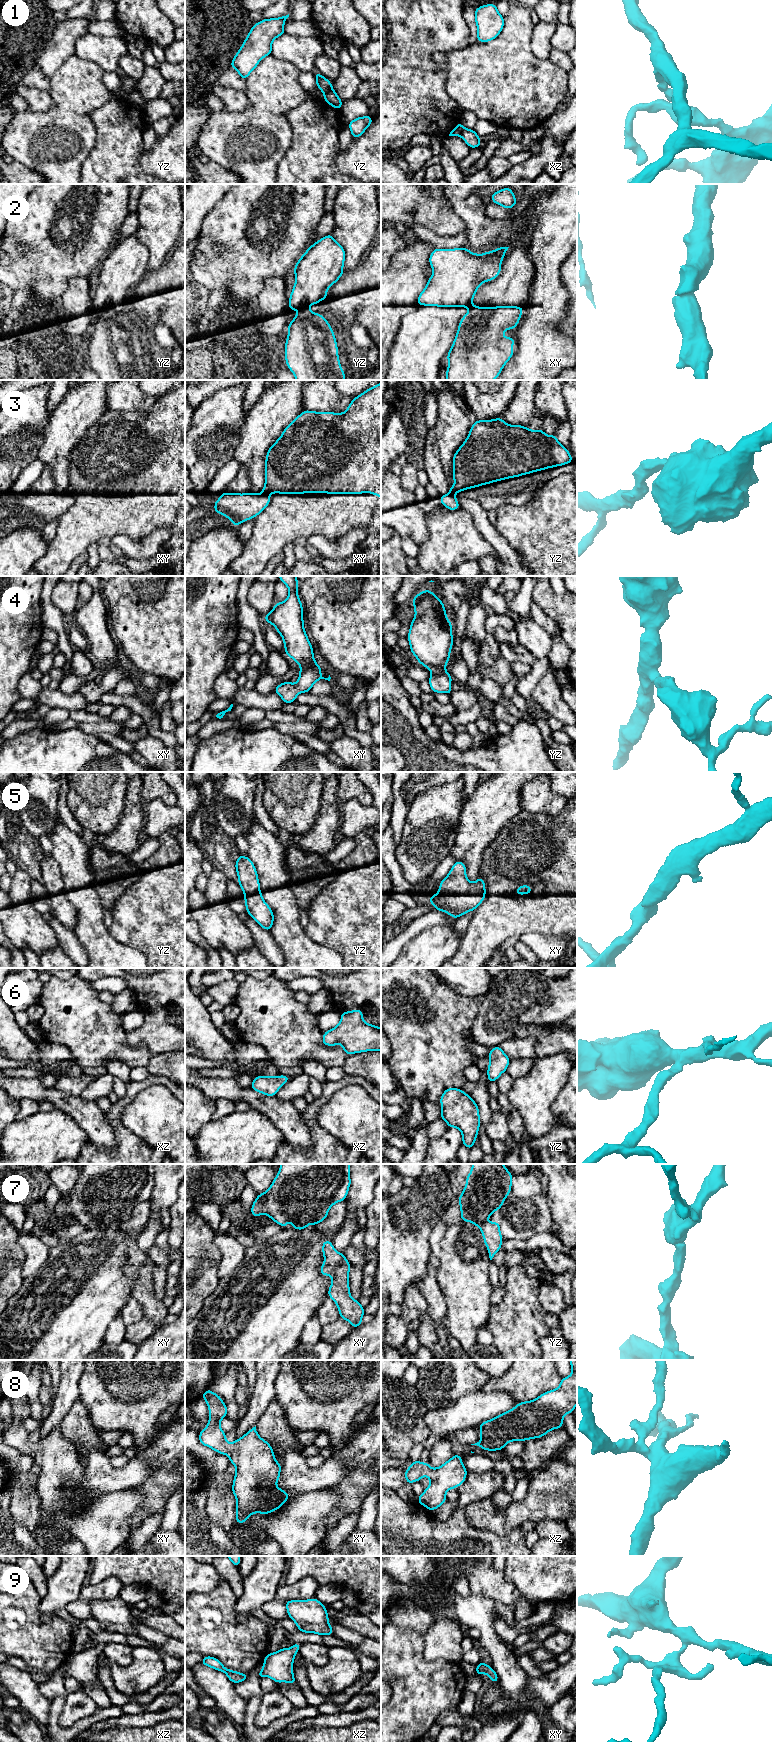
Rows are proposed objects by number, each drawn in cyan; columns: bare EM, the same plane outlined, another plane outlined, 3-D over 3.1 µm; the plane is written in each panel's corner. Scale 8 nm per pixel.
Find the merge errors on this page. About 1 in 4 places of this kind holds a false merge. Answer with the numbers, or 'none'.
1, 2, 3

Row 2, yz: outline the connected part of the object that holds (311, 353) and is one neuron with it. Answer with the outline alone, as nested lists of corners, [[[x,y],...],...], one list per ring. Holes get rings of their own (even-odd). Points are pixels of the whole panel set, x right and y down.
[[[303,307],[287,329],[285,360],[296,380],[345,380],[334,332],[322,315]]]

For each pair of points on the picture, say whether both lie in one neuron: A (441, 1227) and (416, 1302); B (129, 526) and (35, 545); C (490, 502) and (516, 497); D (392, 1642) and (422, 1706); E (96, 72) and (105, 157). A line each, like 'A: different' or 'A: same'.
A: different
B: different
C: same
D: same
E: different

